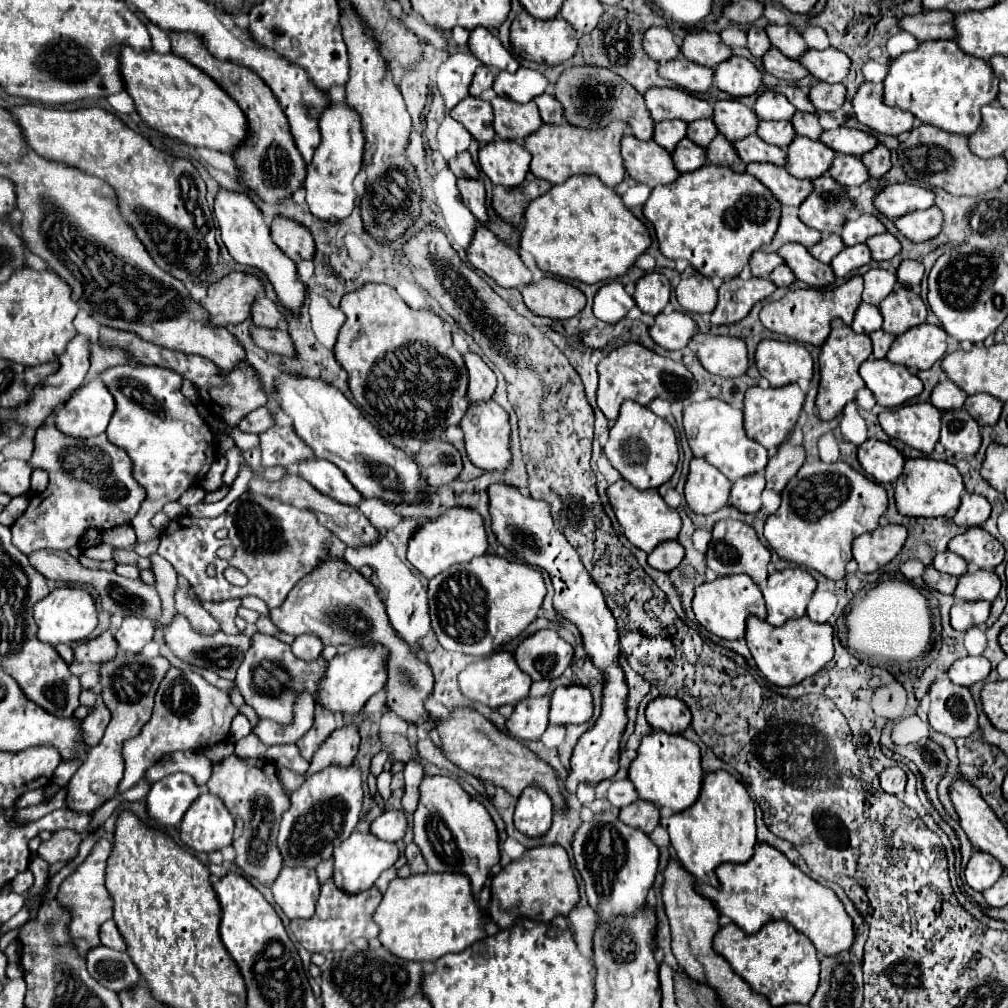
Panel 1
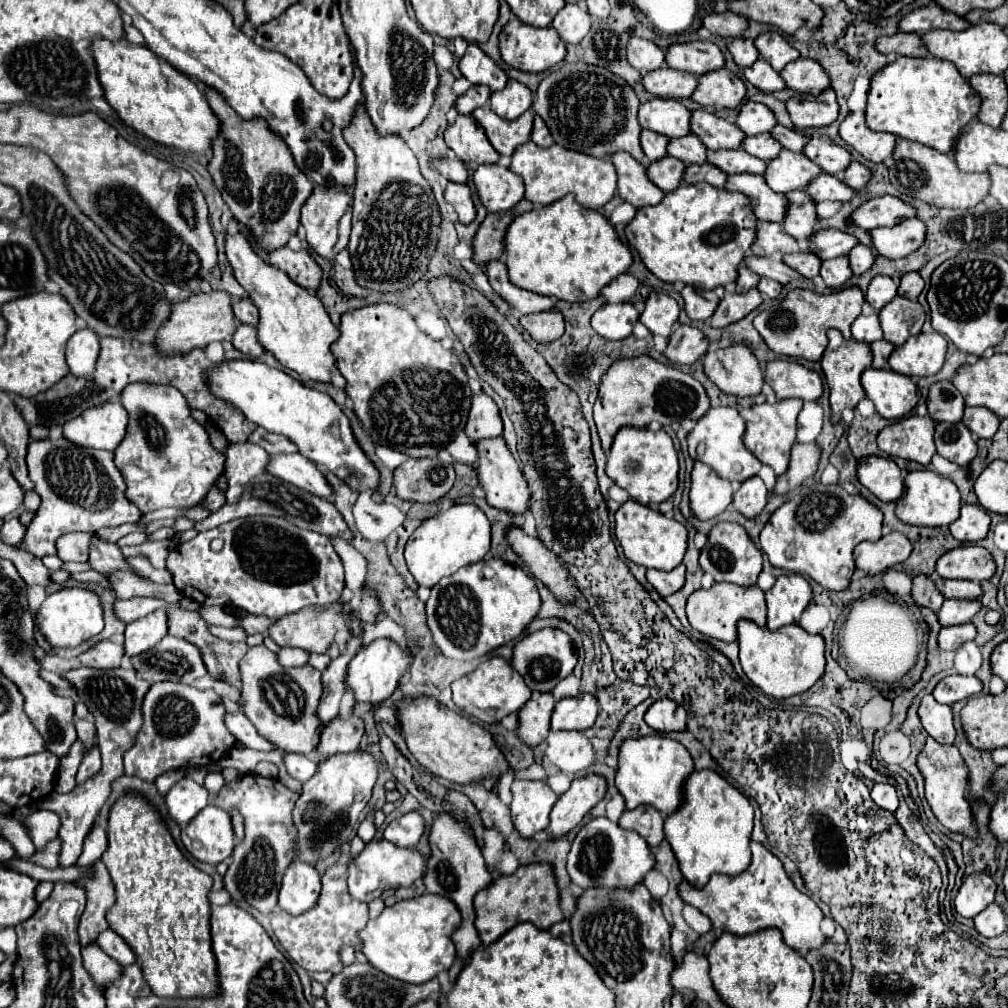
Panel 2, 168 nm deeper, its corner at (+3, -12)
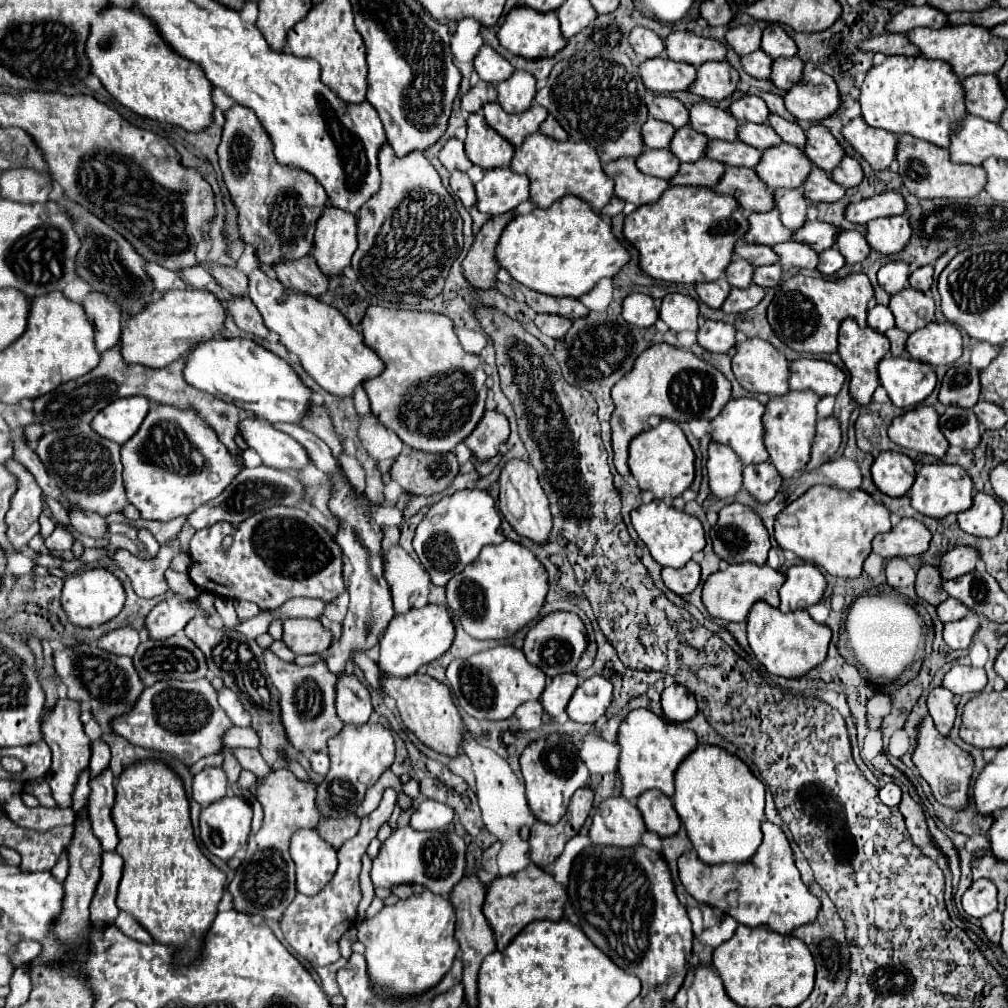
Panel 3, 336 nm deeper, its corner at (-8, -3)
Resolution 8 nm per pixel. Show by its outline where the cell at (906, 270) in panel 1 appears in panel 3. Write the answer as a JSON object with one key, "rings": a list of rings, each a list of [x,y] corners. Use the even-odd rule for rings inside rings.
{"rings":[[[925,265],[925,267],[919,267],[917,271],[913,271],[909,277],[909,283],[917,291],[929,291],[929,287],[933,283],[933,265]]]}

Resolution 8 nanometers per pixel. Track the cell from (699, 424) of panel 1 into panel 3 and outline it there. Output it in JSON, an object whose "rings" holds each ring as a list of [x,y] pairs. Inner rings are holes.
{"rings":[[[741,397],[741,399],[731,399],[725,409],[711,421],[711,437],[717,443],[725,443],[729,447],[733,447],[733,451],[741,457],[743,465],[751,465],[751,463],[763,463],[769,459],[769,453],[765,449],[763,437],[765,437],[765,429],[763,429],[763,415],[765,415],[765,405],[761,405],[757,399],[753,397]]]}

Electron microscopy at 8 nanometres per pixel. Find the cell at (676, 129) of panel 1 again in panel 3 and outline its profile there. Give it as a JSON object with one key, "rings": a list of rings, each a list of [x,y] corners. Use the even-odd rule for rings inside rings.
{"rings":[[[649,117],[645,121],[645,125],[641,127],[641,139],[643,139],[645,147],[651,147],[651,149],[669,147],[669,141],[673,139],[673,135],[675,135],[673,125],[659,121],[659,119],[653,119],[653,117]]]}

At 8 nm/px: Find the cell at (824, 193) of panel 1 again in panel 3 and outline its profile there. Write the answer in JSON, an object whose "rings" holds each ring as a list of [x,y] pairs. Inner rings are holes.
{"rings":[[[775,189],[773,201],[775,201],[775,207],[779,209],[781,223],[785,227],[799,229],[801,223],[805,223],[807,201],[805,201],[801,189]]]}

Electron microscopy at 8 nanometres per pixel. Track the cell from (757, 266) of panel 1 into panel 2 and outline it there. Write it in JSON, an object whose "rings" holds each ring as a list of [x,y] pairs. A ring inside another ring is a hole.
{"rings":[[[742,264],[738,268],[738,280],[736,280],[736,292],[748,292],[750,288],[756,288],[760,276],[756,272],[750,272],[750,268],[746,268],[746,264]]]}

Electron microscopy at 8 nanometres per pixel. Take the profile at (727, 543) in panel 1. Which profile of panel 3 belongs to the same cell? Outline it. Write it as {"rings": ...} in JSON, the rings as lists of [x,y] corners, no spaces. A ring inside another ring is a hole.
{"rings":[[[733,503],[727,505],[719,511],[719,521],[711,527],[711,541],[713,541],[713,549],[715,553],[725,559],[727,563],[757,563],[763,565],[767,561],[767,553],[771,549],[769,543],[769,533],[763,525],[763,519],[757,517],[757,511],[753,511],[751,507],[745,507],[741,503]]]}

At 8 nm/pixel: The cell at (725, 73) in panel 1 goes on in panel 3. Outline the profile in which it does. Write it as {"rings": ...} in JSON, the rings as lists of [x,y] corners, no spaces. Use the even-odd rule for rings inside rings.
{"rings":[[[711,61],[699,65],[697,77],[689,85],[691,93],[709,101],[721,101],[723,97],[729,97],[735,89],[737,89],[737,77],[727,61]]]}

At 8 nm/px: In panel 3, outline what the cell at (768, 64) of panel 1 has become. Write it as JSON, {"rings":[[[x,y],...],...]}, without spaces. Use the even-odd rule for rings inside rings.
{"rings":[[[761,49],[741,57],[741,65],[745,69],[745,73],[749,73],[755,79],[769,79],[771,75],[771,57],[765,55]]]}

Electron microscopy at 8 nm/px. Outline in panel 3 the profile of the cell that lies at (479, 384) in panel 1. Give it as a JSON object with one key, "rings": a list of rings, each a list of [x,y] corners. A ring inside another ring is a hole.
{"rings":[[[487,411],[475,431],[463,441],[475,459],[489,461],[499,453],[499,445],[509,437],[509,423],[505,415],[497,411]]]}

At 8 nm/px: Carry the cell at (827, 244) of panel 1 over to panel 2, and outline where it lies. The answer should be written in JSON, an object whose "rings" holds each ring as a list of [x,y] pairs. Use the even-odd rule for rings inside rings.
{"rings":[[[798,252],[798,254],[786,254],[782,256],[782,260],[792,266],[794,270],[798,270],[802,276],[806,278],[812,278],[812,276],[818,276],[820,272],[820,266],[822,266],[822,260],[814,254],[814,252]]]}

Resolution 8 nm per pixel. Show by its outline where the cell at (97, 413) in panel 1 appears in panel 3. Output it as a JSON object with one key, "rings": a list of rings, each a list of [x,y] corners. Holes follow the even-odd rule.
{"rings":[[[145,397],[117,399],[115,403],[99,411],[99,415],[95,415],[91,427],[101,437],[123,445],[137,433],[145,415],[149,413],[149,407],[151,403]]]}

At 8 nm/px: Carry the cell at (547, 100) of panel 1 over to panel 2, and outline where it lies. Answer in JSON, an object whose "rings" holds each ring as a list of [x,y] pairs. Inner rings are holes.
{"rings":[[[536,116],[534,118],[534,130],[532,130],[532,142],[534,144],[538,144],[538,146],[552,146],[554,144],[554,140],[552,140],[552,136],[550,136],[550,132],[548,132],[548,128],[546,128],[546,124],[540,120],[540,116]]]}

